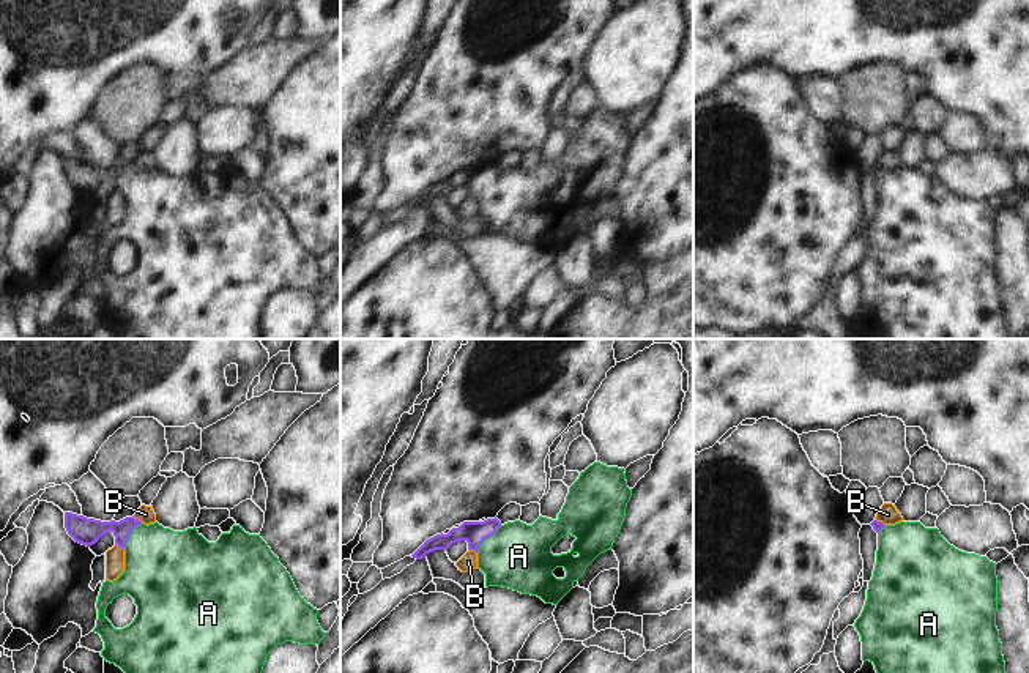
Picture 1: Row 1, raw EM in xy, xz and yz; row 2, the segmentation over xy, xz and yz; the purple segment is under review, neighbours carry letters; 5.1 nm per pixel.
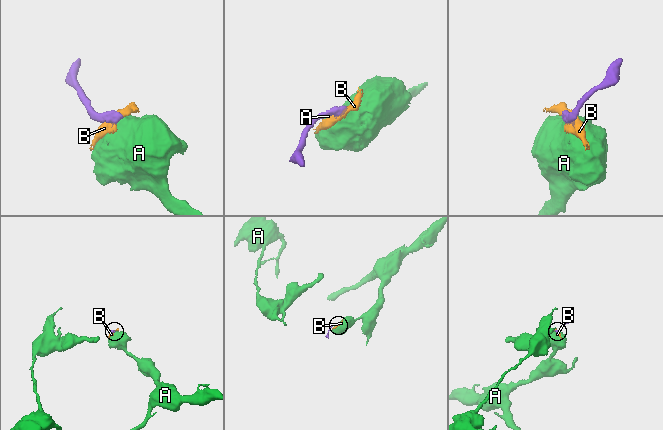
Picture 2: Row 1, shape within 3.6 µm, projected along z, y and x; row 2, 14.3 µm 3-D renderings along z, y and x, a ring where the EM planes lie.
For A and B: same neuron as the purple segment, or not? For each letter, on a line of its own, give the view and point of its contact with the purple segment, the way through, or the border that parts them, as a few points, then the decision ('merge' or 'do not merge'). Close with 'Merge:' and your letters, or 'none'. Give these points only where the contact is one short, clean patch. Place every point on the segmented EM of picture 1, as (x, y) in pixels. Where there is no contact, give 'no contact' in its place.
A: xz (487, 536) | across xz (475, 533), (487, 536), (506, 554), (519, 557) | merge
B: xy (136, 519) | along xy (133, 516), (142, 522) | do not merge
Merge: A

